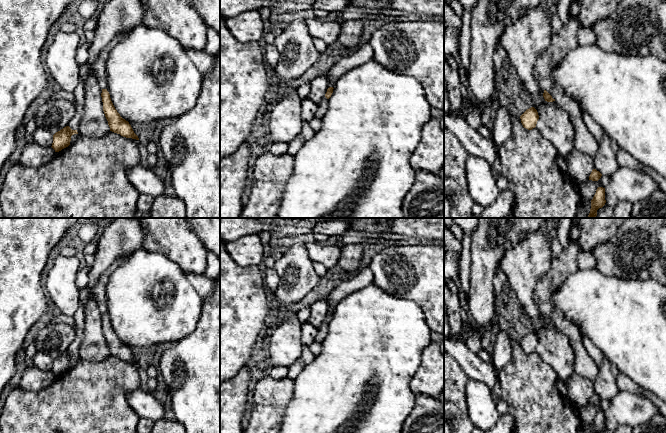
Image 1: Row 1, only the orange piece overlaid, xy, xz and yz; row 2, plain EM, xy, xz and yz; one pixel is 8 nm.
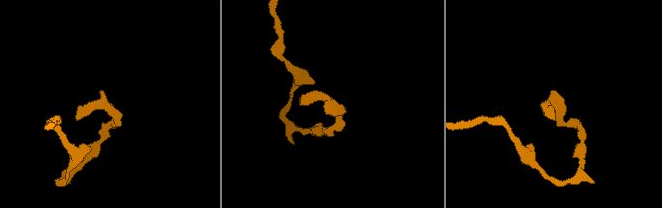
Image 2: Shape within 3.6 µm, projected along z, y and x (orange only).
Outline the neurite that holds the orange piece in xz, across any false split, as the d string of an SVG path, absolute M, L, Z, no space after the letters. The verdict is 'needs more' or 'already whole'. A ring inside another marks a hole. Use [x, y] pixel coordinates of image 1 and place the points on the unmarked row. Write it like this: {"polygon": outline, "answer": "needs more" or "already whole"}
{"polygon": "M329 311L327 313L327 316L325 318L325 321L317 328L317 335L316 335L316 340L321 344L328 332L328 323L331 321L333 317L333 311Z", "answer": "needs more"}

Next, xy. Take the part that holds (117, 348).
{"polygon": "M127 256L119 258L115 264L108 268L97 280L92 287L93 296L98 304L99 310L102 313L101 321L103 326L103 335L108 345L110 355L120 358L126 362L139 364L138 360L134 357L128 345L123 343L115 333L110 318L107 315L107 297L106 285L110 278L113 269L126 259Z", "answer": "needs more"}

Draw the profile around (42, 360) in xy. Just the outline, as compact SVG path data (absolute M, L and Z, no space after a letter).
M37 351L33 358L33 364L41 370L51 371L53 367L53 357L49 353Z

